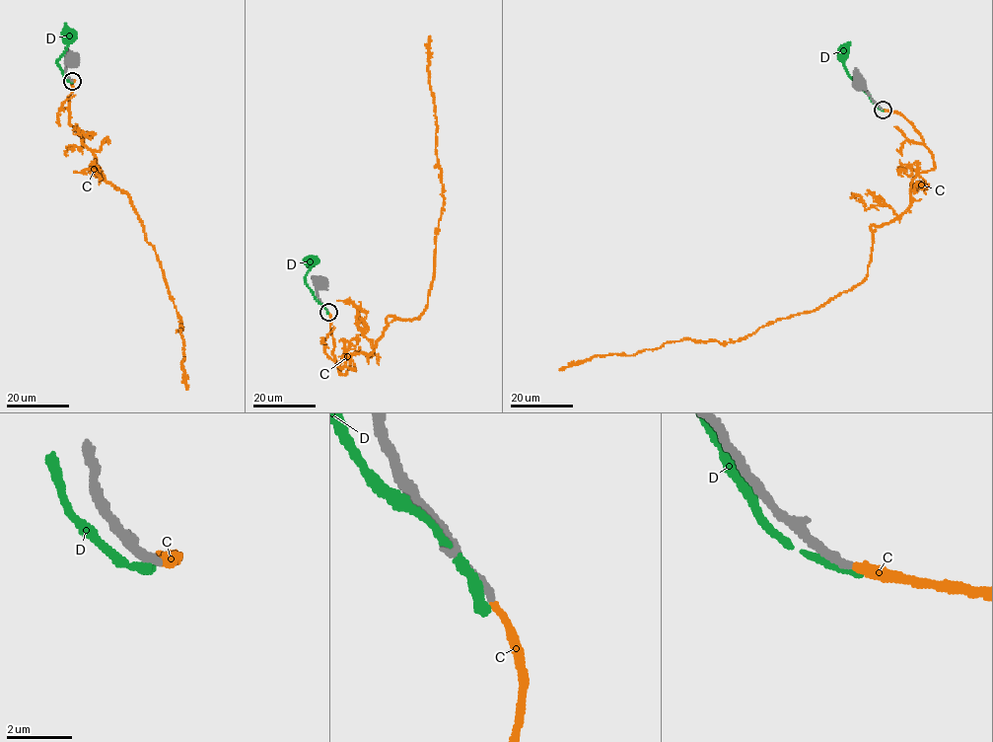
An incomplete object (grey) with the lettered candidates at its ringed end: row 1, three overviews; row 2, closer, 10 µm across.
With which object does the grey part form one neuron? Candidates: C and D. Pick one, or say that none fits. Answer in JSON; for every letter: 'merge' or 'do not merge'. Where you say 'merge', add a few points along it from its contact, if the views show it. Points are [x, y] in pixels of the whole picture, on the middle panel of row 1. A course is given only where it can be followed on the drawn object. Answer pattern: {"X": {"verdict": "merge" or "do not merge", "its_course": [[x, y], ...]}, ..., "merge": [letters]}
{"C": {"verdict": "merge", "its_course": [[327, 312], [343, 374], [350, 355], [371, 352], [388, 317], [417, 319], [428, 302], [444, 198], [430, 37]]}, "D": {"verdict": "do not merge"}, "merge": ["C"]}

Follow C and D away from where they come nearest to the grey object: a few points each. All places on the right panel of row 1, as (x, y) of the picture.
C: (883, 109), (934, 167), (902, 213), (871, 226), (861, 282), (734, 341), (559, 370)
D: (881, 109), (847, 73), (843, 50)

